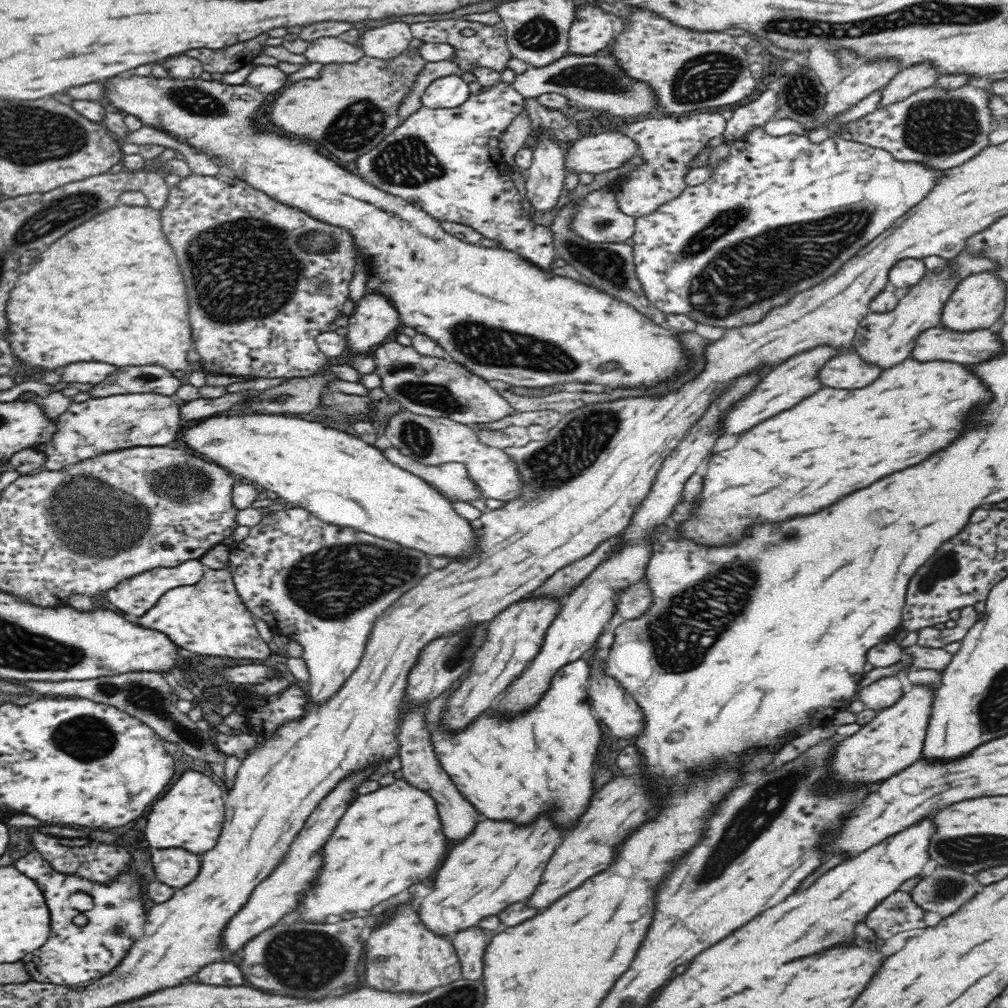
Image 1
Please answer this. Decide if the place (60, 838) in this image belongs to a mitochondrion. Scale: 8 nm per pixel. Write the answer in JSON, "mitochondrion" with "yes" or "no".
{"mitochondrion":"no"}

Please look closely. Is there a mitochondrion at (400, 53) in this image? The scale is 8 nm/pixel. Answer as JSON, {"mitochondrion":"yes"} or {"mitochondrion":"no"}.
{"mitochondrion":"no"}

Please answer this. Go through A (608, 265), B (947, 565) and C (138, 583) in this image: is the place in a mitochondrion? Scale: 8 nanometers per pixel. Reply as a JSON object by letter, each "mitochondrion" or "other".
{"A":"mitochondrion","B":"mitochondrion","C":"other"}

